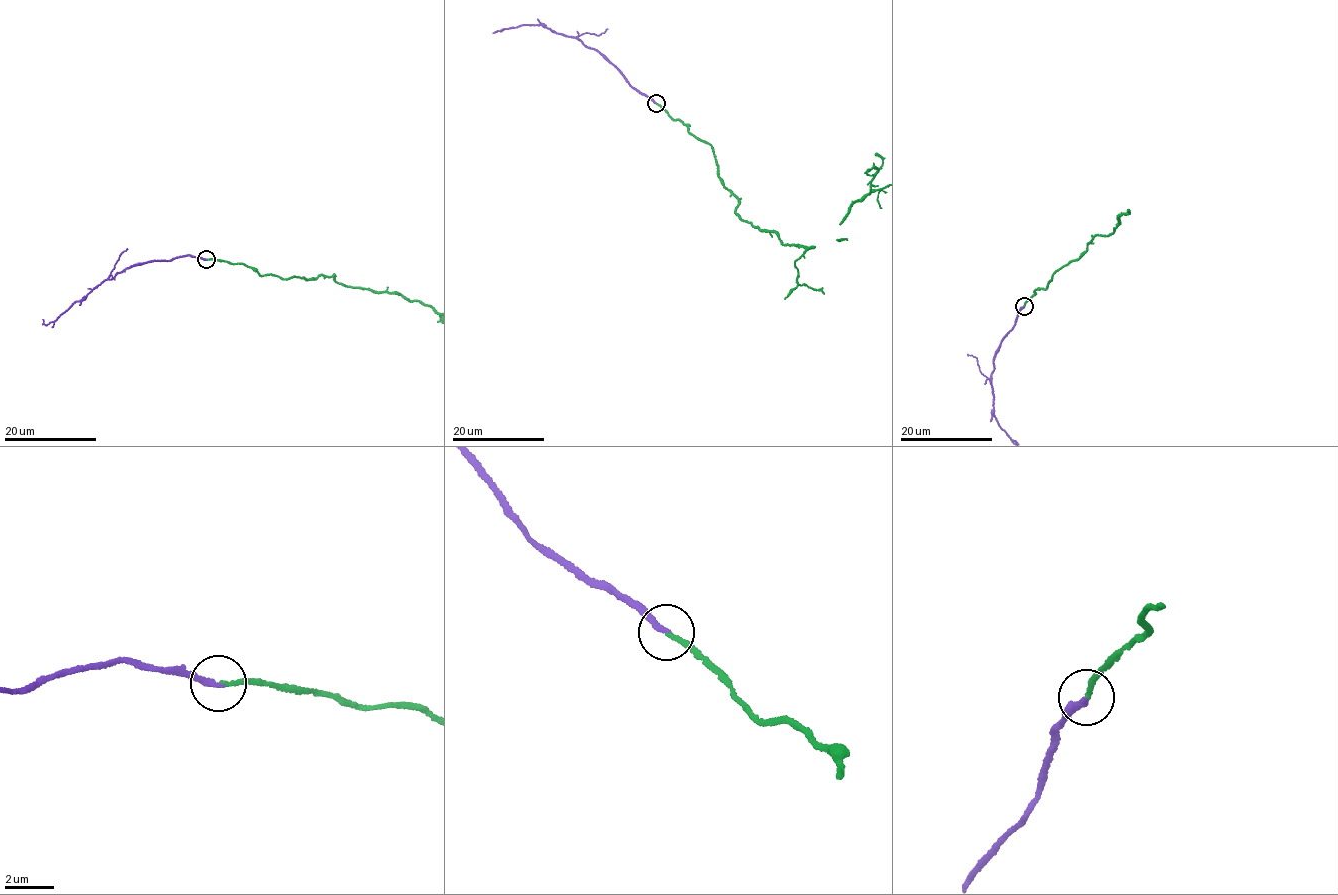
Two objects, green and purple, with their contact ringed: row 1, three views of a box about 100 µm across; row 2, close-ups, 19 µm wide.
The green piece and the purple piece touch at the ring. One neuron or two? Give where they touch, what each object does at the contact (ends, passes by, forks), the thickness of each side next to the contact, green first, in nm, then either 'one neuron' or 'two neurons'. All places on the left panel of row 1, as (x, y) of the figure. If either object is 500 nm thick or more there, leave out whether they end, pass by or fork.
at (206, 259); green ends there; purple ends there; 180 nm thick on the green side, 240 nm on the other; one neuron

